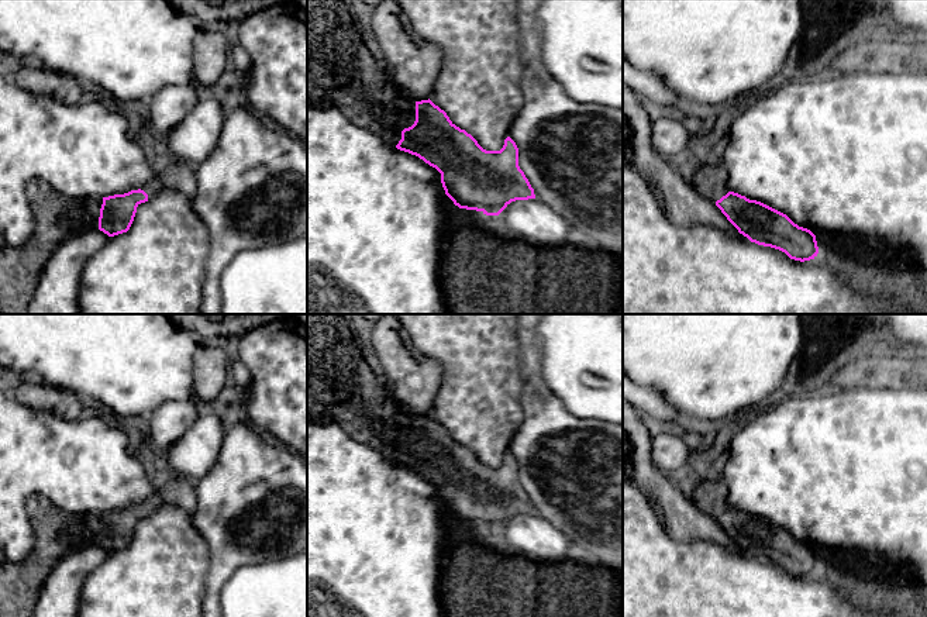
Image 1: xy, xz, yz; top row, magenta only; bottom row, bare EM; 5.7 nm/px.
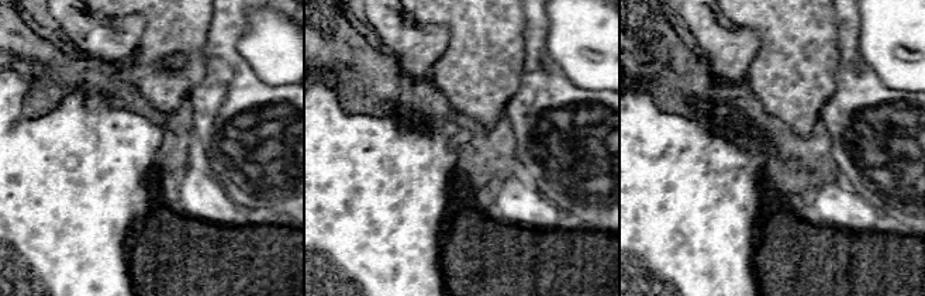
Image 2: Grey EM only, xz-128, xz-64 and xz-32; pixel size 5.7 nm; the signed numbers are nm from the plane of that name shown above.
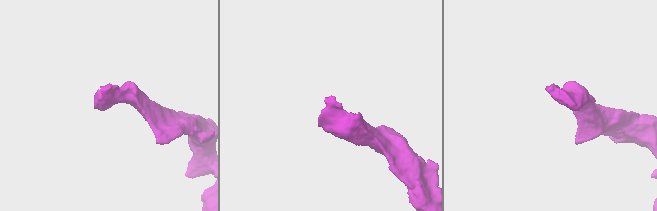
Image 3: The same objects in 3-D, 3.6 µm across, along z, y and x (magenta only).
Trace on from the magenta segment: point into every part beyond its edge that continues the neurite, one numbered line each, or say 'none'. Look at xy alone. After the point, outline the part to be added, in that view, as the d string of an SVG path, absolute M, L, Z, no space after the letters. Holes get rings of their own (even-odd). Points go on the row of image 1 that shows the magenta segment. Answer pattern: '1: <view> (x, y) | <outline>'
1: xy (57, 217) | M42 180L25 187L34 231L23 247L0 241L0 314L28 314L39 276L52 254L69 238L99 230L103 197L69 199Z

